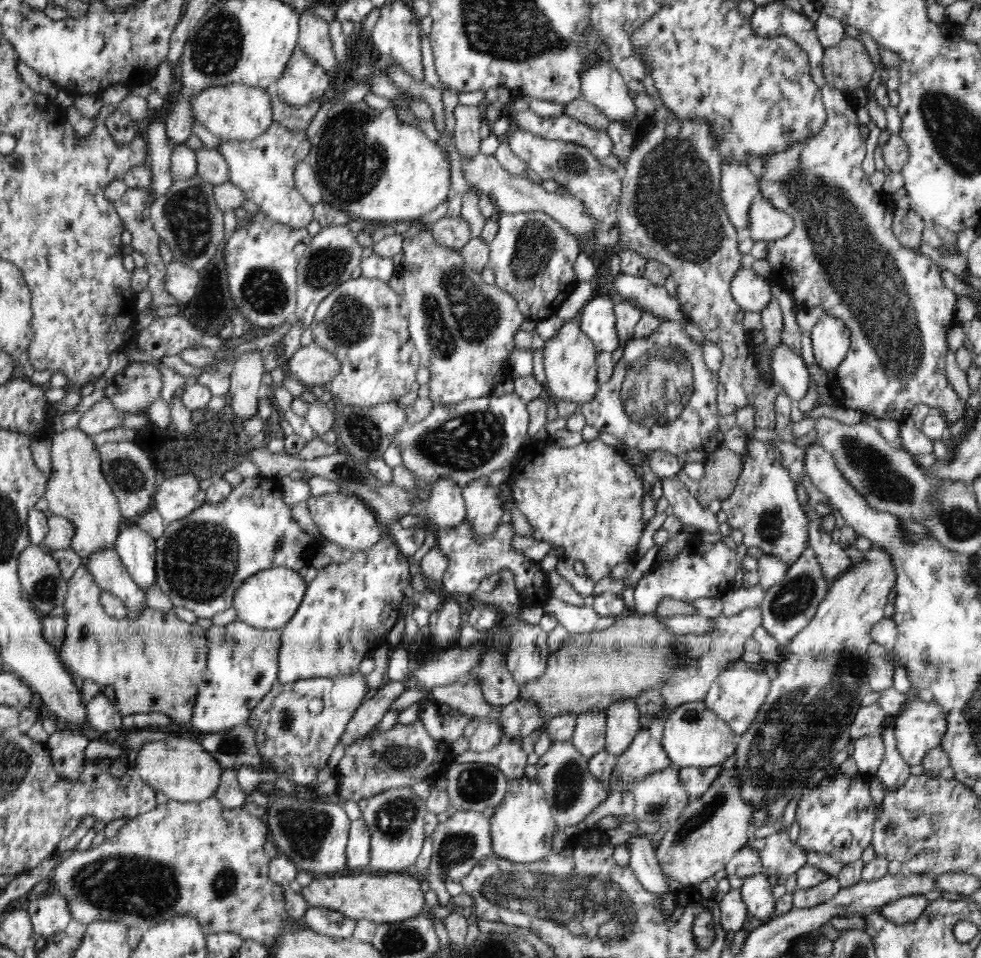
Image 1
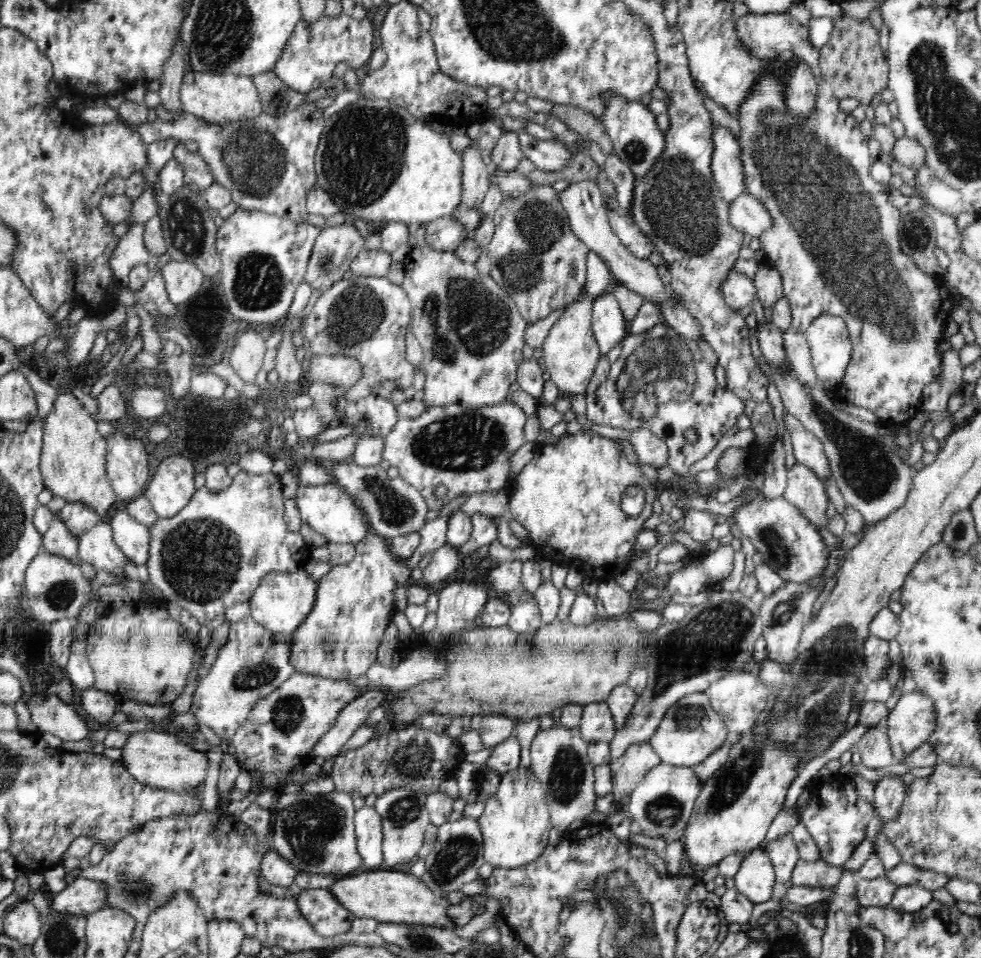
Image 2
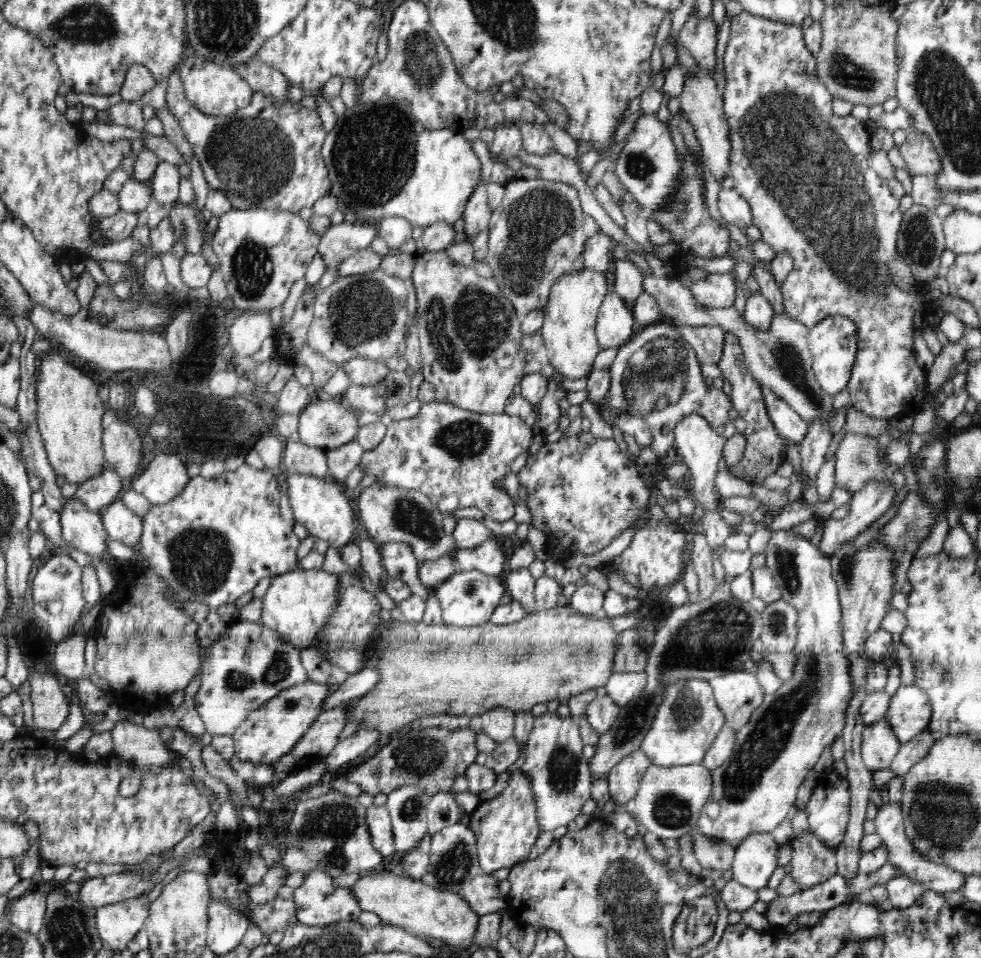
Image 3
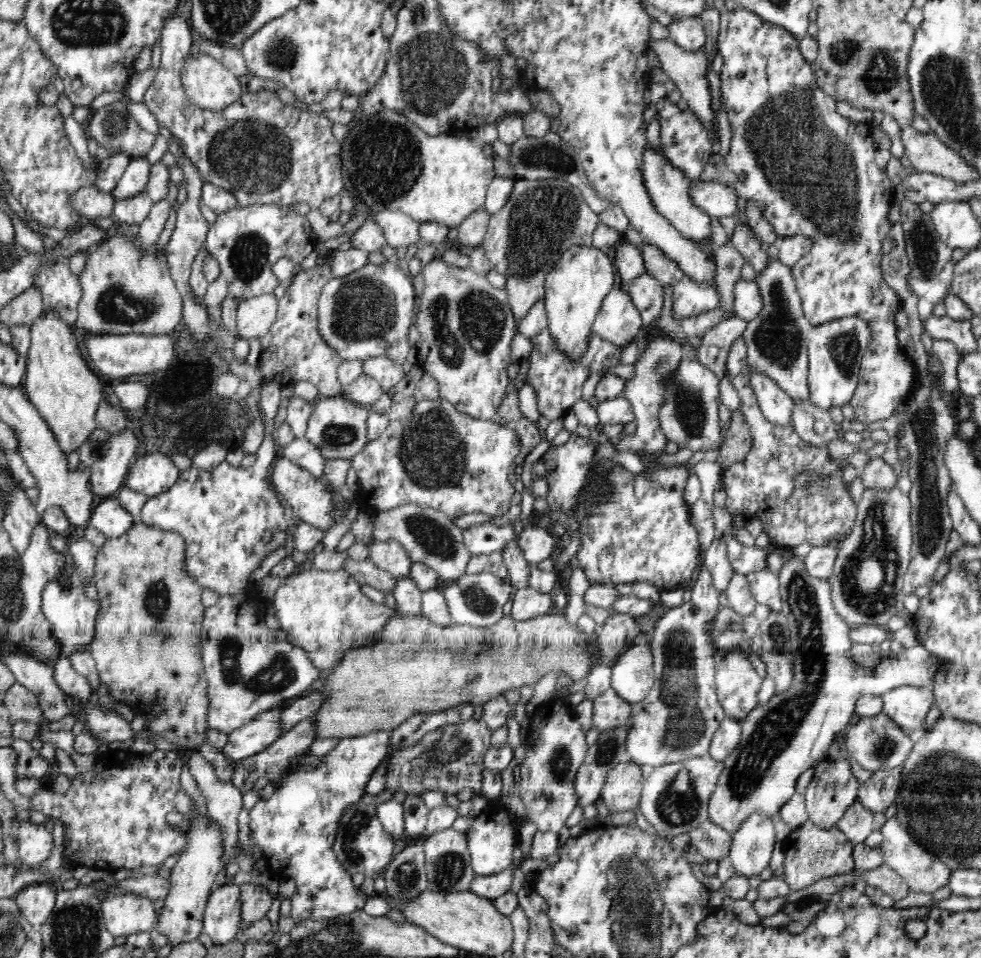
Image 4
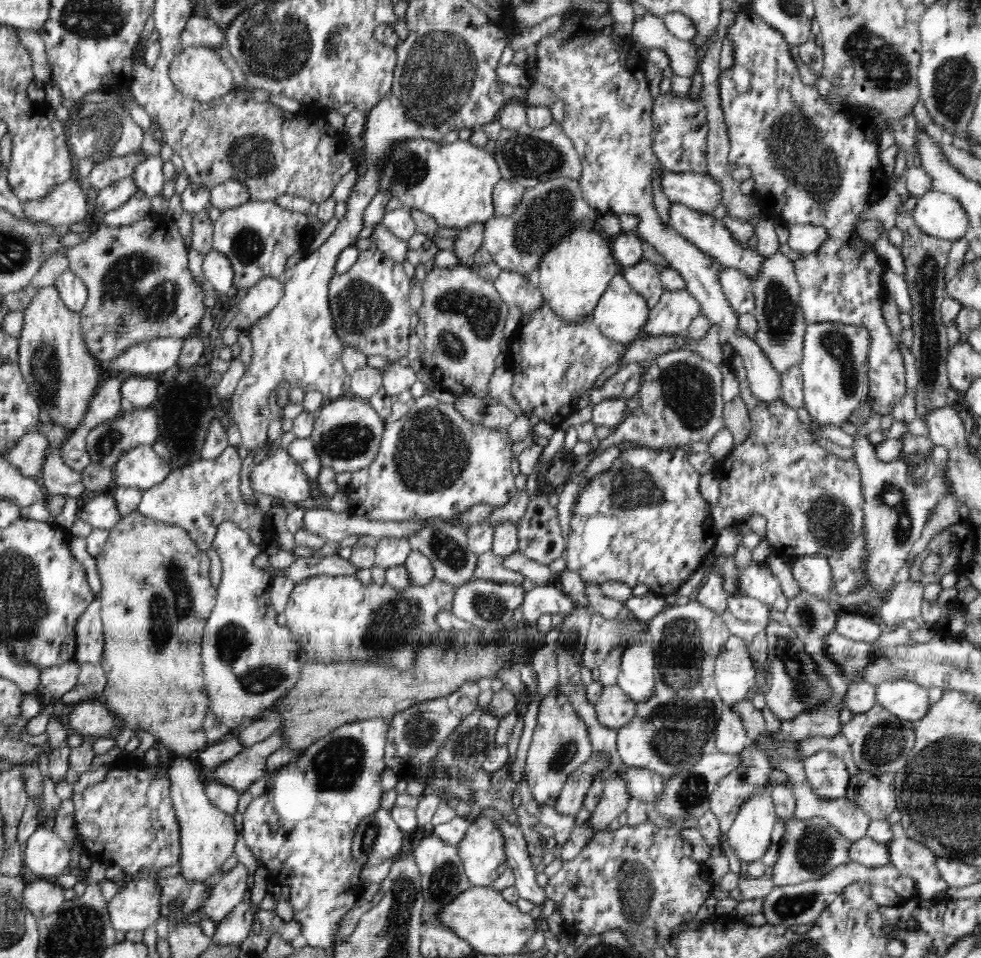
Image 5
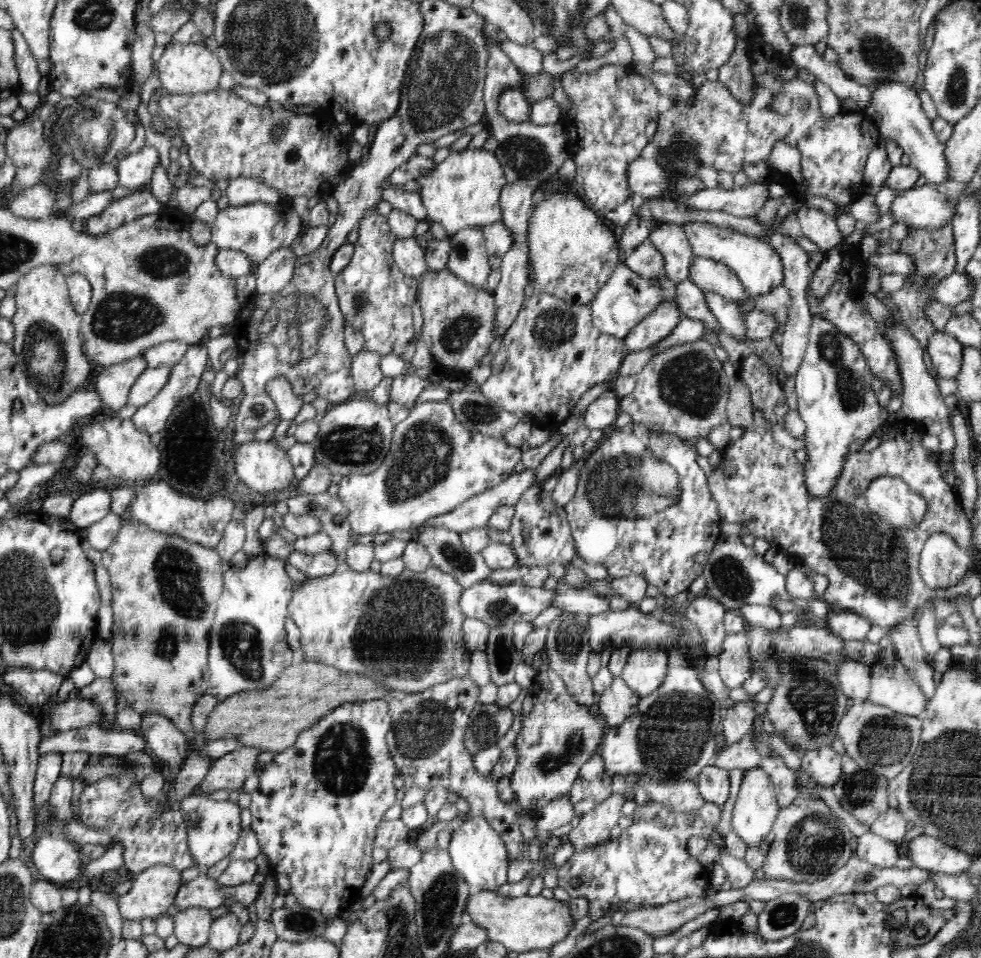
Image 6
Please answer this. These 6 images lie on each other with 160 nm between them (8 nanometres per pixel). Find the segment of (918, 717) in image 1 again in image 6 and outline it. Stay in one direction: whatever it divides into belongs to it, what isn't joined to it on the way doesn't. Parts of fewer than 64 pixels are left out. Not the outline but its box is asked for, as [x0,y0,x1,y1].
[868,645,927,716]

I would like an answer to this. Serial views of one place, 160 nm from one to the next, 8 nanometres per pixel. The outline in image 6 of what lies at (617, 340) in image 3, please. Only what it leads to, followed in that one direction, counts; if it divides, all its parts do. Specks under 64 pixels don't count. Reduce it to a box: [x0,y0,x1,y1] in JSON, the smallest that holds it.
[589,263,662,339]

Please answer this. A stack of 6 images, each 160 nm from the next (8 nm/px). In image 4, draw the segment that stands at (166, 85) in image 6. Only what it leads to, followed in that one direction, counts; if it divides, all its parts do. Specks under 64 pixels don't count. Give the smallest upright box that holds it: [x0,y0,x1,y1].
[180,47,242,110]

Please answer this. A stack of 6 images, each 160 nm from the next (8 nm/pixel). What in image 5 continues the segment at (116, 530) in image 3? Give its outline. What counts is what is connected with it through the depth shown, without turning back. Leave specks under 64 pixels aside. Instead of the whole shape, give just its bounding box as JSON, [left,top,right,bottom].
[77,491,121,531]

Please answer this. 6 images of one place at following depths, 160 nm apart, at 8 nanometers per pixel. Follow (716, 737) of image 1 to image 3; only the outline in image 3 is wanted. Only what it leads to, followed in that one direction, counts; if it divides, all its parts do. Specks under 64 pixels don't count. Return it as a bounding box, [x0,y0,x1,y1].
[640,679,725,767]

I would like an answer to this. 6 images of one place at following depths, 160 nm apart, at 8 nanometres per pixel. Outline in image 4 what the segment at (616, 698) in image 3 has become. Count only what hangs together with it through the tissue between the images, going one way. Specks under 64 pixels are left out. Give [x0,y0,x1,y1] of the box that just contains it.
[611,632,654,704]

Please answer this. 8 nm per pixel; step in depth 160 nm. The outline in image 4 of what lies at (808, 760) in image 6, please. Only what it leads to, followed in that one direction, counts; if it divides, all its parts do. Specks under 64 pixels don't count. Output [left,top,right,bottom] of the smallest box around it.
[805,757,860,830]

